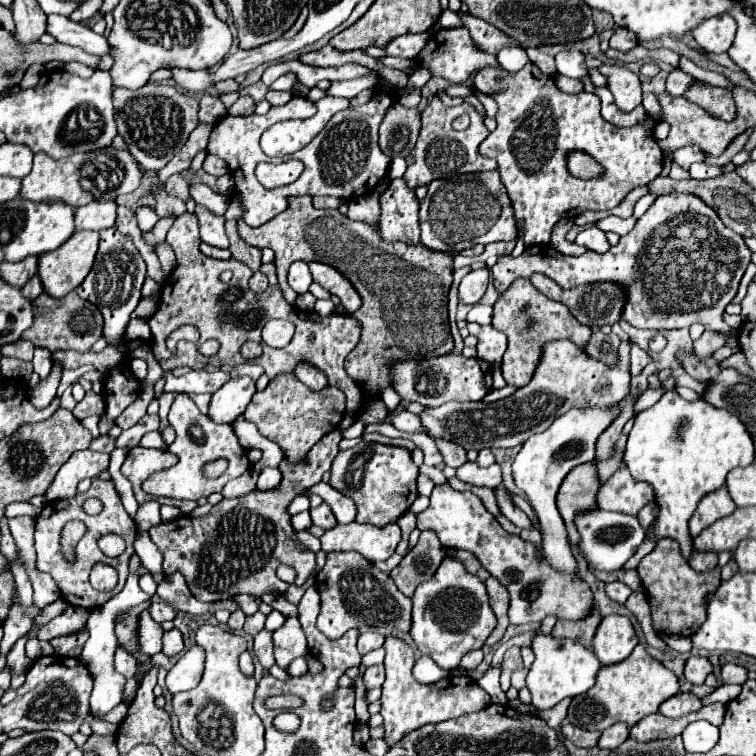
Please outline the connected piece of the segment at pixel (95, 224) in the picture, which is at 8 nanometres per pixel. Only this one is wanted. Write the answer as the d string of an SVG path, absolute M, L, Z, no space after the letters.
M93 201L89 205L83 205L79 209L75 209L75 231L101 231L107 227L113 227L115 223L115 203L107 201L107 203L99 203Z

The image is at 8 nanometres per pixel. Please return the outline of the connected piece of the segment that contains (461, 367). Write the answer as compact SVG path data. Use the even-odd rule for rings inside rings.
M443 355L423 361L395 363L395 391L401 399L417 401L427 407L437 407L449 401L481 401L491 389L491 365L481 359L467 359L463 355Z

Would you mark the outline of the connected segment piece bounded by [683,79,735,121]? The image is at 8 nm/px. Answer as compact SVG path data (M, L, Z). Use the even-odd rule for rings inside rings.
M695 79L689 85L689 89L683 93L683 97L705 109L709 115L719 117L723 121L731 121L735 117L735 103L731 91L725 87L715 87Z

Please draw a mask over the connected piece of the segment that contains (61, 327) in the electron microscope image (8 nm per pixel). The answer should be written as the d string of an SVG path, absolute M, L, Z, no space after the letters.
M71 291L63 299L53 299L47 293L41 293L35 299L35 309L39 309L39 313L35 315L35 323L21 337L25 341L31 341L35 347L37 345L47 347L49 351L73 349L73 351L85 353L103 335L103 315L101 315L101 311L93 303L81 299L75 291Z

